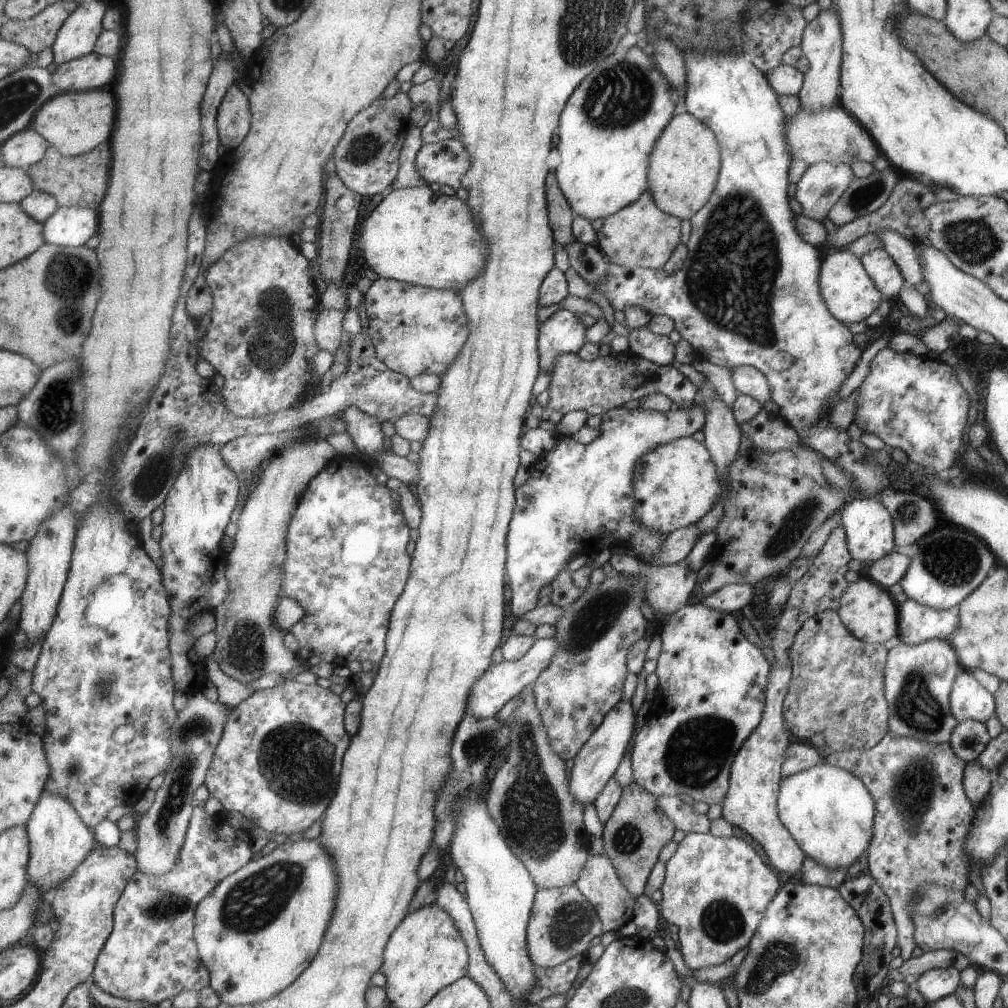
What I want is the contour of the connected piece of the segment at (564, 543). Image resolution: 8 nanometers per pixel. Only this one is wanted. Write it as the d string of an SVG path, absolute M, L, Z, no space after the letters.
M696 402L685 410L674 408L669 412L653 412L641 408L625 410L617 407L603 415L600 434L589 444L583 446L570 437L564 437L545 457L537 458L529 465L527 480L516 490L516 508L513 509L508 537L505 539L508 546L508 561L505 562L505 578L509 585L507 613L520 617L535 607L541 594L551 584L552 578L561 569L565 569L566 564L577 555L597 556L600 552L612 548L615 540L623 540L625 549L634 548L634 556L639 561L643 556L653 554L666 534L657 534L637 522L632 484L636 463L648 454L649 450L654 450L665 442L672 442L675 438L689 437L701 430L704 423L705 410Z

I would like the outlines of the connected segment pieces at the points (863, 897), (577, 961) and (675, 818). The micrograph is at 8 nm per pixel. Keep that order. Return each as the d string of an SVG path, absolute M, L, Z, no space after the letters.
M866 871L843 881L837 889L864 924L863 956L855 968L853 982L858 1002L861 999L869 1000L871 994L877 990L877 986L881 984L881 980L885 978L887 968L890 968L891 950L895 948L895 924L893 924L891 900L884 893L880 883Z
M577 955L554 967L535 966L536 984L532 993L528 994L528 1002L531 1005L537 1005L538 1002L545 1000L547 997L565 995L567 990L572 987L581 965L585 962L585 955Z
M661 795L657 804L662 811L685 833L707 833L710 821L706 815L697 814L688 804L678 797Z

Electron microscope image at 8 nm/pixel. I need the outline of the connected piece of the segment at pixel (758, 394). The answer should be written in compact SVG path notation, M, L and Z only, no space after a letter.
M737 366L731 369L731 380L738 394L757 400L762 406L771 398L767 378L751 366Z

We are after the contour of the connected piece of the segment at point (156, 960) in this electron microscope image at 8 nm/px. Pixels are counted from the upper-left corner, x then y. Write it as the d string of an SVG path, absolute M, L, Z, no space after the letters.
M200 803L194 808L190 827L183 845L180 861L174 871L156 877L137 871L123 896L117 903L114 913L114 931L99 955L94 971L95 984L106 993L125 1000L159 1004L163 1000L173 1000L183 991L199 992L210 986L212 976L200 955L195 938L196 908L220 882L237 872L241 866L251 861L254 837L248 830L240 830L224 824L221 814L209 816Z

